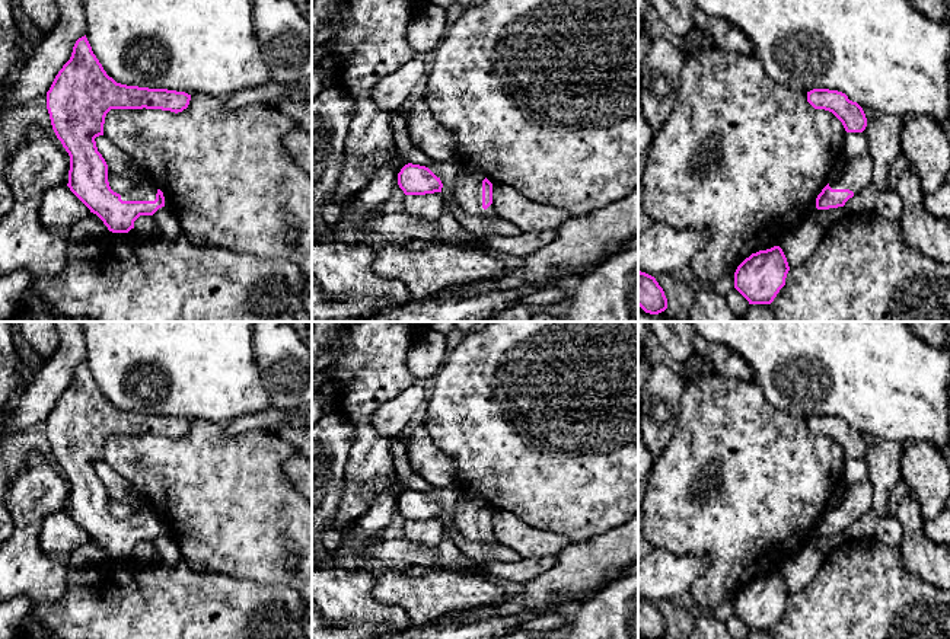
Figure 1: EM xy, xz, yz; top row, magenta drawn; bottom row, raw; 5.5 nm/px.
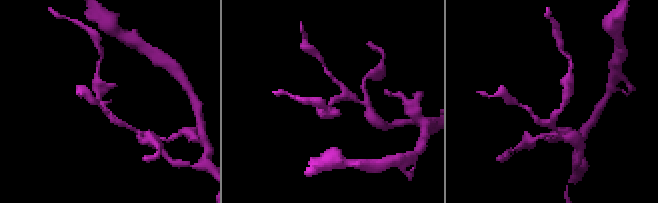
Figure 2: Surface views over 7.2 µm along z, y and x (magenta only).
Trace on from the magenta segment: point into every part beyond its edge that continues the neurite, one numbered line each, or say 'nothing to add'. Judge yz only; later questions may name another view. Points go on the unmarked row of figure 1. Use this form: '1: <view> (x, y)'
1: yz (858, 498)

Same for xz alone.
1: xz (466, 516)

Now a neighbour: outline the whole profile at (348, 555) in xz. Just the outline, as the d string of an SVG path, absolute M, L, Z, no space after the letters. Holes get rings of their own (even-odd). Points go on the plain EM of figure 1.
M398 477L396 483L380 493L372 508L344 533L334 553L321 565L339 566L345 571L363 569L370 559L364 549L383 540L382 533L398 511L398 499L405 491L407 485Z

